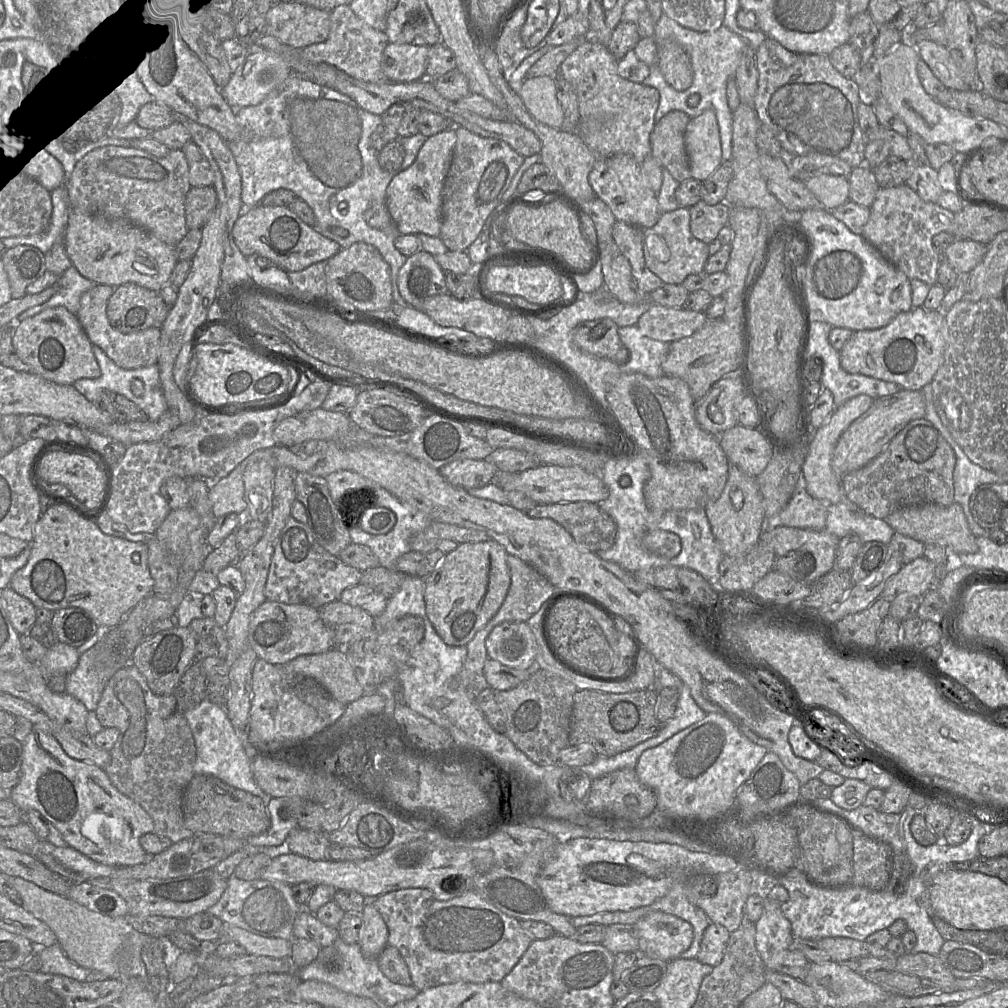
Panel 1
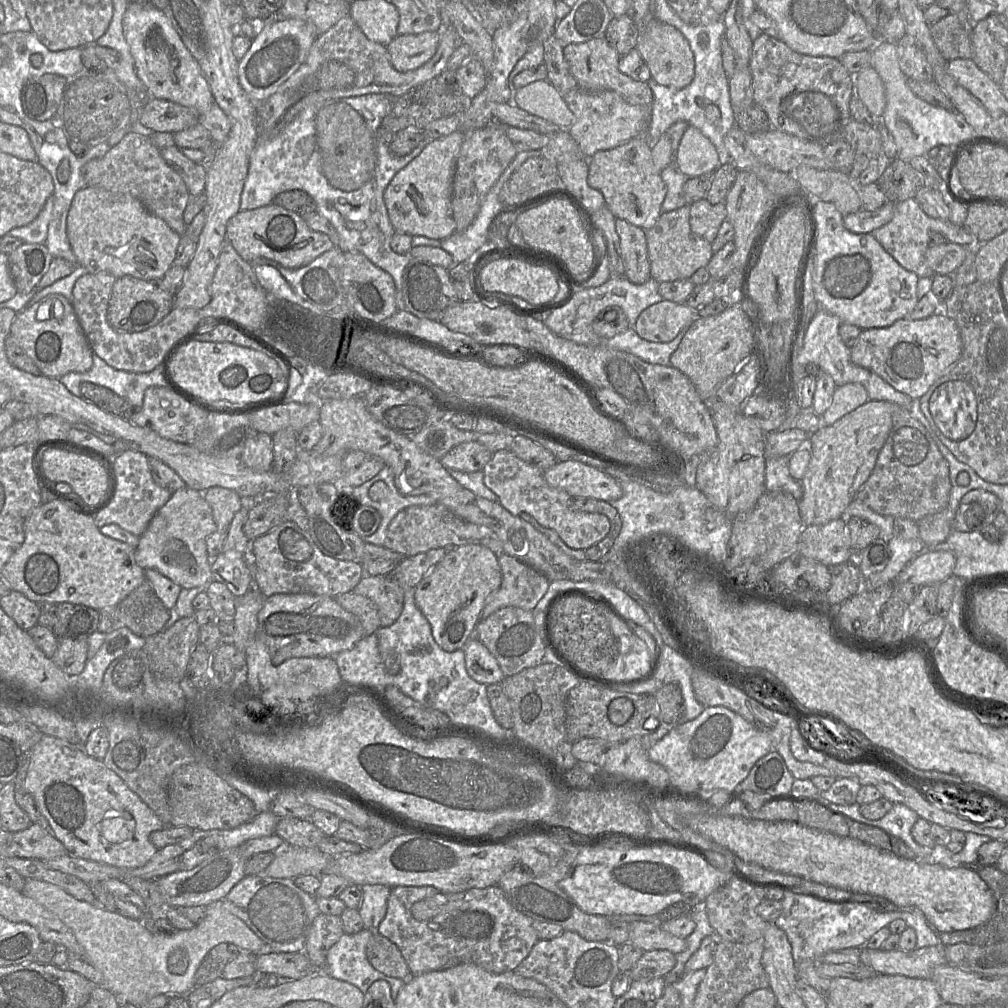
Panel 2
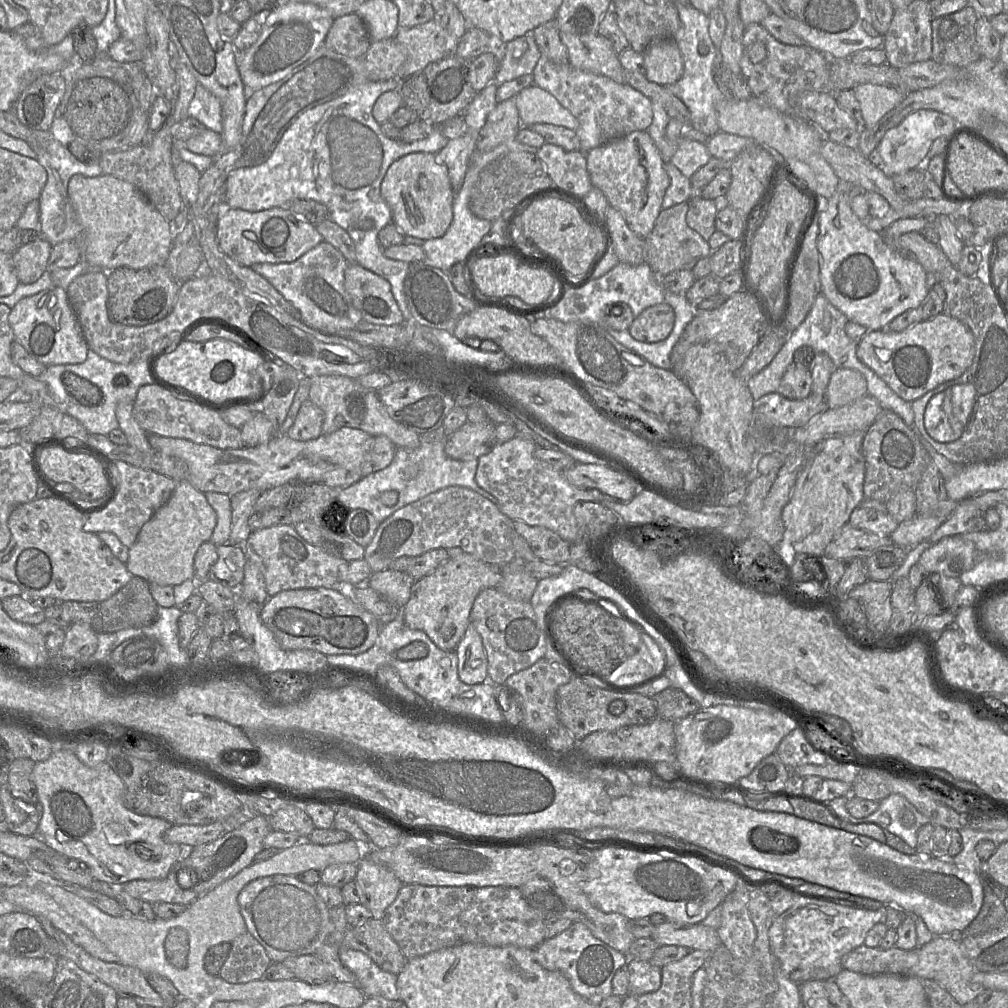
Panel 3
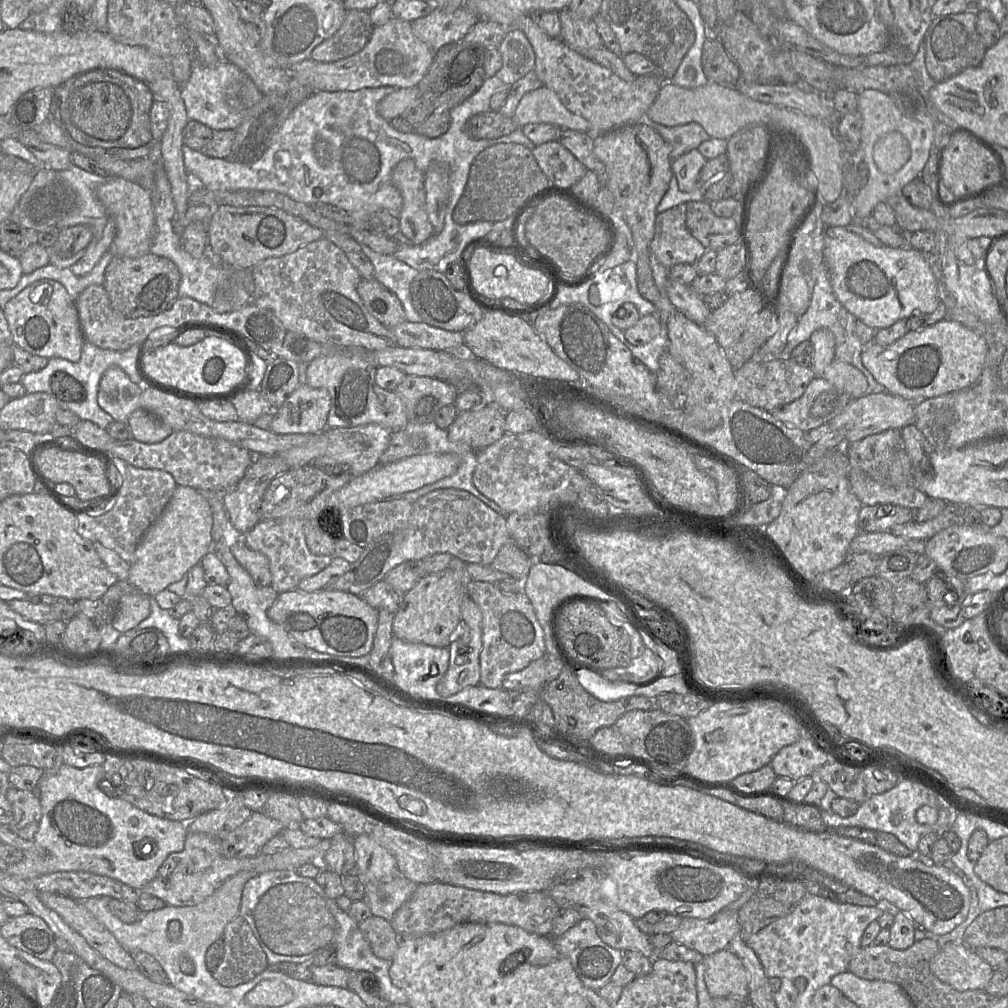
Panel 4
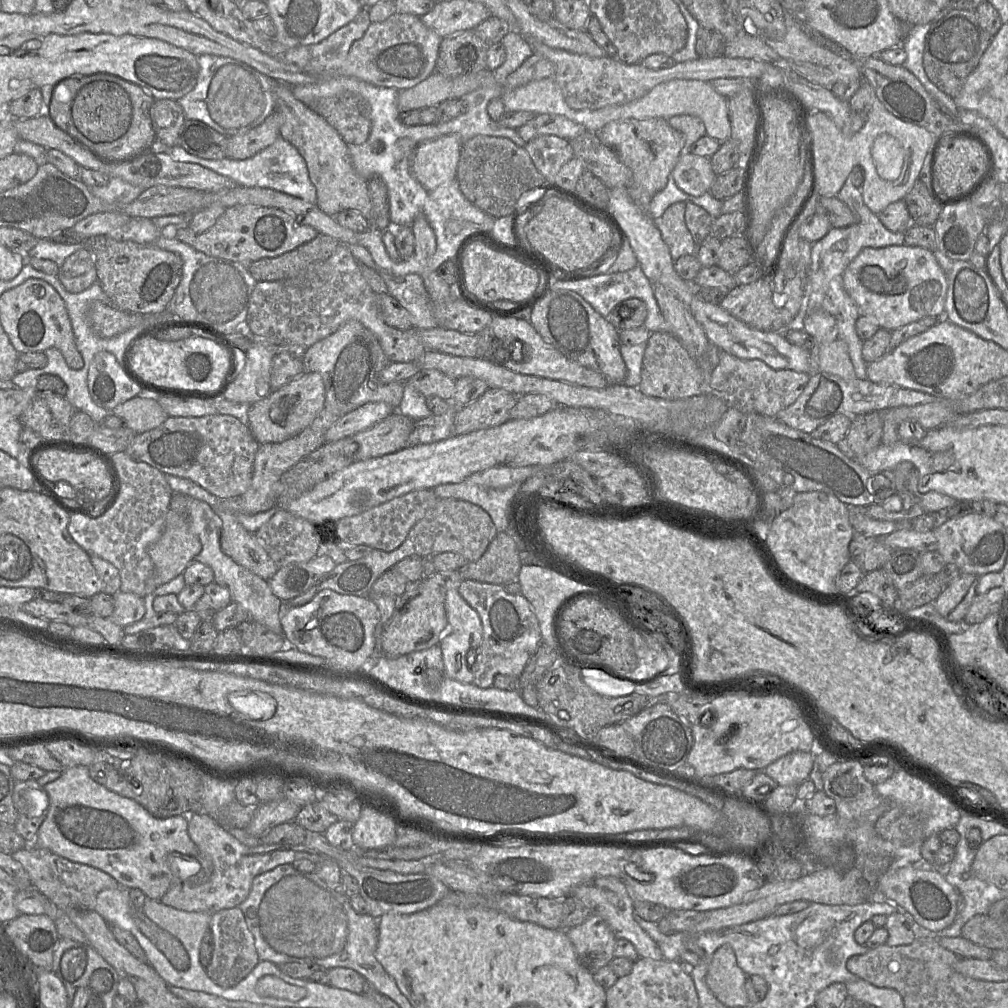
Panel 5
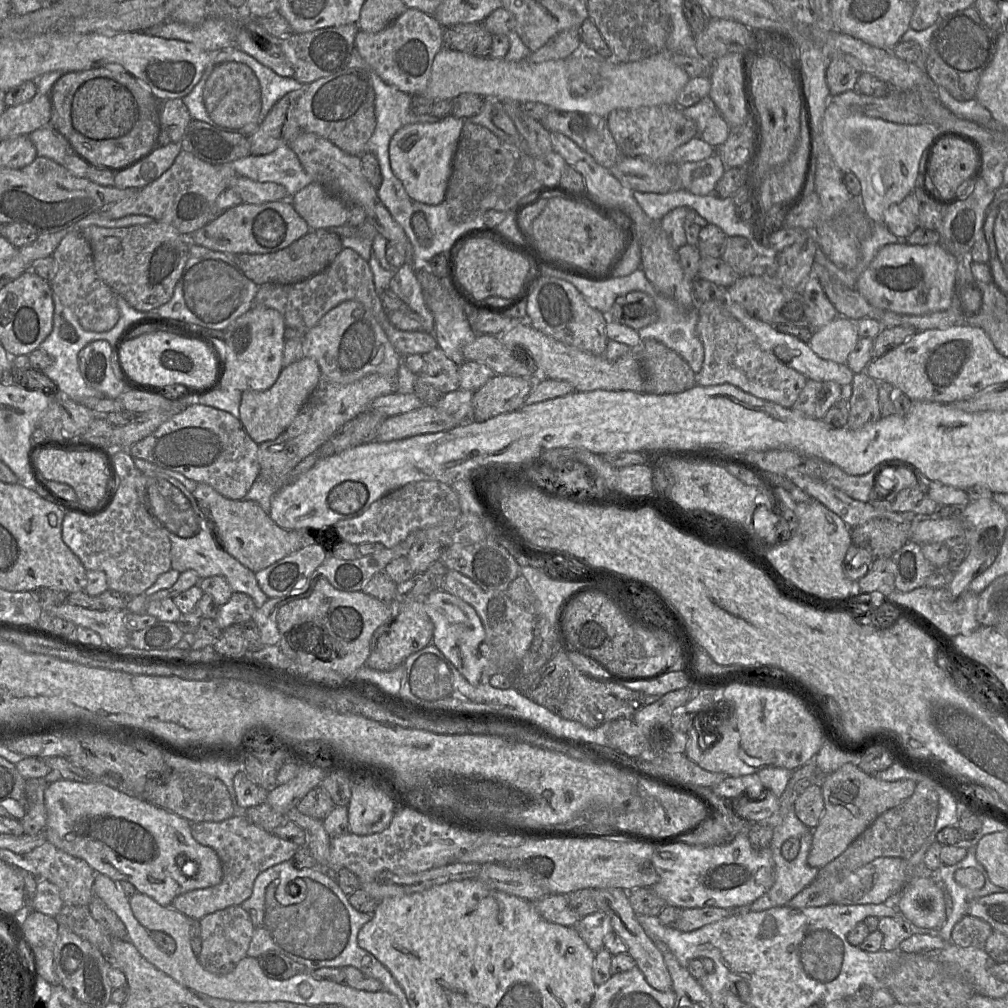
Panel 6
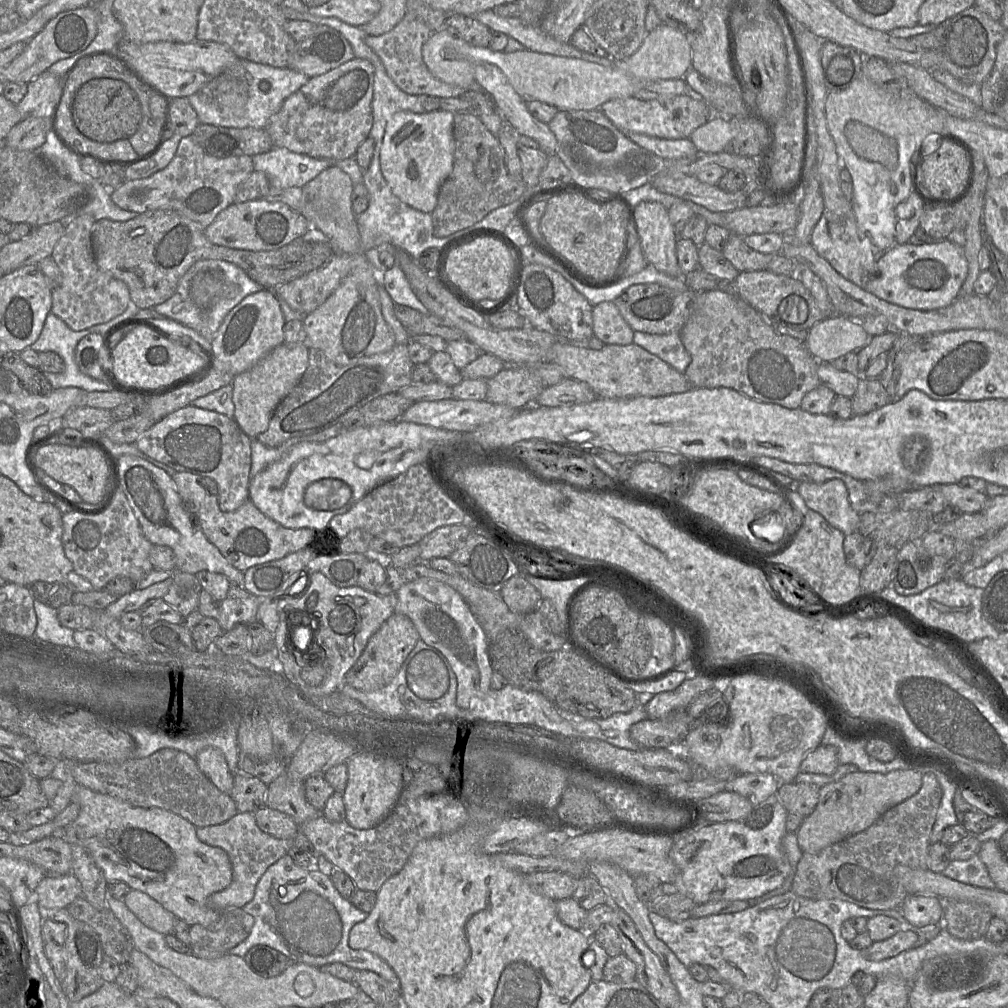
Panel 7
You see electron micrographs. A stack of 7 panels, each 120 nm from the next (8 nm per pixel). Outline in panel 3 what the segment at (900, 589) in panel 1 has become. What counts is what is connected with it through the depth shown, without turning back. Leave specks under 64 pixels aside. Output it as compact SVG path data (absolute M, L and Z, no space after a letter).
M953 535L941 539L926 549L918 563L928 573L959 578L970 570L978 560L974 543L963 535Z

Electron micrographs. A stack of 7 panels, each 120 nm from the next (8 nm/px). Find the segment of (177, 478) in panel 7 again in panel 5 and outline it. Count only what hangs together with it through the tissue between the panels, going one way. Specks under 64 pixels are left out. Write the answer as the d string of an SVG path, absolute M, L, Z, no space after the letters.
M214 510L222 521L220 546L223 553L262 579L271 579L278 568L254 533L247 531L234 513Z

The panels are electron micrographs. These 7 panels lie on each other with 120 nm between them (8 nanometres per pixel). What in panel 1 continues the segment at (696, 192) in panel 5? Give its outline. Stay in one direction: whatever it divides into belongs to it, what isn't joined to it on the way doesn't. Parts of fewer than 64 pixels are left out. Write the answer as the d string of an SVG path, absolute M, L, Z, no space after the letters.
M705 109L699 116L690 119L684 134L691 178L703 182L722 163L721 141L717 117L712 109Z

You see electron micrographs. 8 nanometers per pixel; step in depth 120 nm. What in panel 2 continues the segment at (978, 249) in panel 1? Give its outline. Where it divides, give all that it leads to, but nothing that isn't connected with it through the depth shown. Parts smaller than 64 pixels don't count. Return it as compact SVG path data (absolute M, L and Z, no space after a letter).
M951 242L928 247L925 258L935 275L953 275L961 266L968 248Z

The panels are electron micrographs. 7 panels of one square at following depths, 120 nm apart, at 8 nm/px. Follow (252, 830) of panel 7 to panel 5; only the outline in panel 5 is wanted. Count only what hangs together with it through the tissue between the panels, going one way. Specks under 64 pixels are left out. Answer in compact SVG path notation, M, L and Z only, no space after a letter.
M192 813L188 816L188 834L201 854L212 862L213 871L209 878L195 879L197 867L192 862L197 861L191 856L178 855L176 861L171 861L175 872L174 882L160 899L163 904L186 912L215 913L222 909L238 907L248 897L256 876L280 865L292 865L297 860L306 859L317 863L322 857L328 857L304 844L284 846L260 843L253 847L246 846L207 813Z

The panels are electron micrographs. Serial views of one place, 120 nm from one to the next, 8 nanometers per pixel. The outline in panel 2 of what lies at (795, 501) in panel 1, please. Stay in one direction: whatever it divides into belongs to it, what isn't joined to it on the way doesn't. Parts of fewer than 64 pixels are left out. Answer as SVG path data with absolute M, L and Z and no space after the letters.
M789 456L766 459L765 488L766 492L785 492L800 500L803 490L800 481L793 479L789 473Z

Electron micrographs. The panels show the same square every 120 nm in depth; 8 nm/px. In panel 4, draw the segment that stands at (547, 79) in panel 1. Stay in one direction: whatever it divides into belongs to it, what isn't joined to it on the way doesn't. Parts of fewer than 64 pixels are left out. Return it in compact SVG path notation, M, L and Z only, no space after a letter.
M543 85L520 99L513 119L518 128L527 124L546 123L584 133L589 130L589 122L585 118L569 111L557 94Z

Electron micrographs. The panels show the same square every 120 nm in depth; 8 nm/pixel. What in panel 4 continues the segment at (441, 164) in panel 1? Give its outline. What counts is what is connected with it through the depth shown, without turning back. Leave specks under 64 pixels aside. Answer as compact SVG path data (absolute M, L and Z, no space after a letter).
M410 158L398 162L391 174L391 182L403 198L398 214L400 232L414 245L422 244L434 234L425 207L424 176Z

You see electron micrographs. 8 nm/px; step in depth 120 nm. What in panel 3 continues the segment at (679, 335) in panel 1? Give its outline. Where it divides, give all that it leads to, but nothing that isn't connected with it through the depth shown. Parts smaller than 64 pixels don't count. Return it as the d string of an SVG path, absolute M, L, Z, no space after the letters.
M661 303L645 309L635 317L628 331L637 341L656 343L670 335L674 322L675 314L672 307L667 303Z

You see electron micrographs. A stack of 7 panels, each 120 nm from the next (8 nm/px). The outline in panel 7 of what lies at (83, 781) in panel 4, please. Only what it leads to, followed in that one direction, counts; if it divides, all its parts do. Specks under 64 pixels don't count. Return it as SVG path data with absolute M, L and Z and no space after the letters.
M74 784L74 799L72 801L77 801L80 805L78 817L62 833L56 835L63 837L69 844L78 844L84 847L91 855L96 865L100 868L108 883L120 881L125 882L130 886L131 889L139 890L148 894L151 898L161 904L167 911L171 912L175 917L183 920L190 926L200 924L204 927L209 927L219 921L223 911L209 907L208 899L212 894L224 890L231 884L233 878L232 863L228 854L223 849L201 842L196 835L196 827L193 824L171 811L162 808L137 807L119 798L95 792L79 784Z

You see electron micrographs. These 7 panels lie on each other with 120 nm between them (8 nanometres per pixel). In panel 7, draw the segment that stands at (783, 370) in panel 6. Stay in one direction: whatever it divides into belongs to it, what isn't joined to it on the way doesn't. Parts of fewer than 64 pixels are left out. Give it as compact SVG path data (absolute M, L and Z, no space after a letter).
M716 290L700 292L695 294L693 299L690 316L680 332L681 341L691 356L691 362L687 367L684 375L692 384L693 388L717 388L726 387L731 388L753 400L763 403L773 403L788 409L799 408L803 397L810 391L821 385L817 368L819 361L809 352L805 343L792 338L787 335L782 335L776 332L771 325L767 325L764 321L763 324L758 324L746 314L744 314L736 305L734 297L727 291Z

